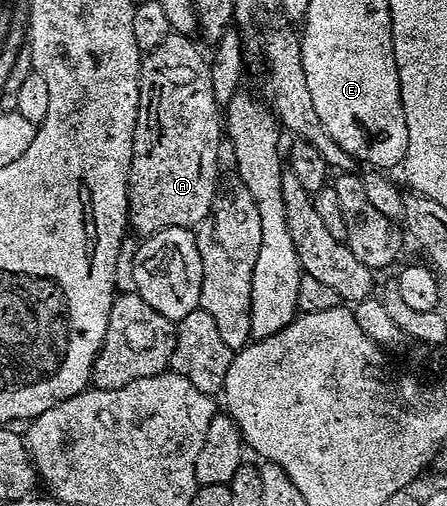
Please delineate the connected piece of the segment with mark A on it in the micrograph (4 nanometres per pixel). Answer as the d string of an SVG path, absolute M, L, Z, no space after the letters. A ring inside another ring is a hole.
M171 32L159 48L148 51L141 59L141 91L137 127L133 137L133 155L129 169L129 226L148 236L163 228L196 228L209 215L217 196L219 169L217 149L223 146L223 110L212 91L210 63L197 51L188 34Z

